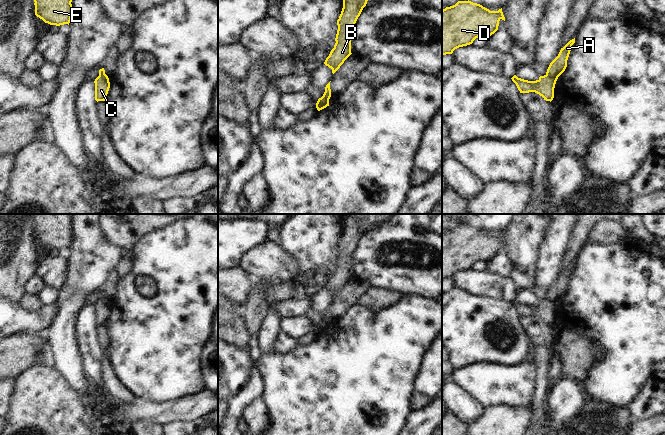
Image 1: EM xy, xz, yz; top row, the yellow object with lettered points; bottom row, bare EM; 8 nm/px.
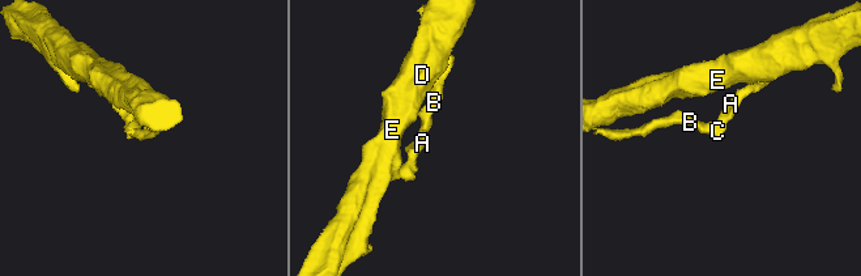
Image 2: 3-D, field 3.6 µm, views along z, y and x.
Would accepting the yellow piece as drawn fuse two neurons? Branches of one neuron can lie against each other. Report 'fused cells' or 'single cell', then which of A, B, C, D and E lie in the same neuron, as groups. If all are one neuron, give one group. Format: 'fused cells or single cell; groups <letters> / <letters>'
fused cells; groups A D E / B C

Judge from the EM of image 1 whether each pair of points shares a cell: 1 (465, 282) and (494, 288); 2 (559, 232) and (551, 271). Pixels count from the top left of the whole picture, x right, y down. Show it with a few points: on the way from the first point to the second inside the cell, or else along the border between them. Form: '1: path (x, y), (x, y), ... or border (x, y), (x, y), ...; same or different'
1: path (472, 282), (487, 284); same
2: path (556, 242), (552, 251), (551, 261); same

